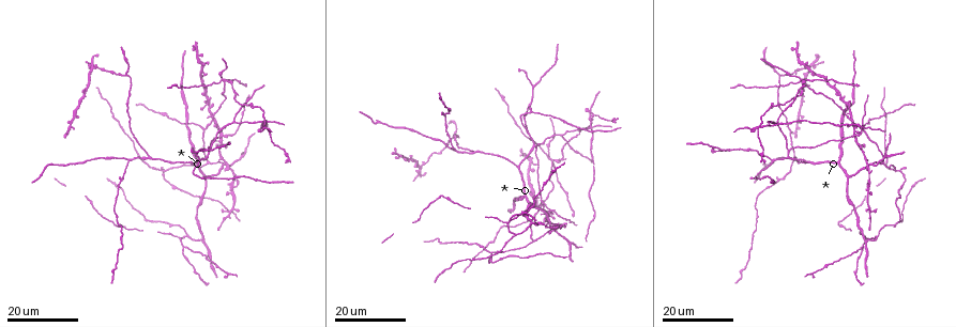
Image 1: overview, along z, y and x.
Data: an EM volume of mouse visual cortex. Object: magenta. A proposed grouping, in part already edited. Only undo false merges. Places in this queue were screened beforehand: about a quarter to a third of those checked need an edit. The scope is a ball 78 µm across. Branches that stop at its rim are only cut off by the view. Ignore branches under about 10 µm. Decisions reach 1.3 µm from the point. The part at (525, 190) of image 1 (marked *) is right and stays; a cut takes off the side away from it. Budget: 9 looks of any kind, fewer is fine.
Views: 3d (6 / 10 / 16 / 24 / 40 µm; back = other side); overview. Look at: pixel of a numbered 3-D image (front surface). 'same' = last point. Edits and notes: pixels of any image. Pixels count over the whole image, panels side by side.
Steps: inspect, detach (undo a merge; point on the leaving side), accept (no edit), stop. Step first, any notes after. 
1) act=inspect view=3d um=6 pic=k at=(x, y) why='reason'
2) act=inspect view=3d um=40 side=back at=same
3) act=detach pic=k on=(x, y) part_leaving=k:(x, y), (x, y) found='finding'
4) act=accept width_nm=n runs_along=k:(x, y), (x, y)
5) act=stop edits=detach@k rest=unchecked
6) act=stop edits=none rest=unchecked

act=inspect view=3d um=24 pic=1 at=(788, 151) why='branch point'

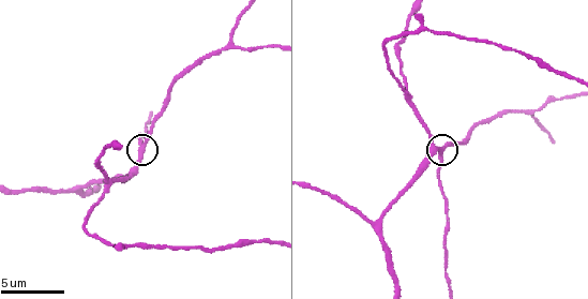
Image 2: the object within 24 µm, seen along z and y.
act=inspect view=3d um=6 pic=2 at=(444, 150)

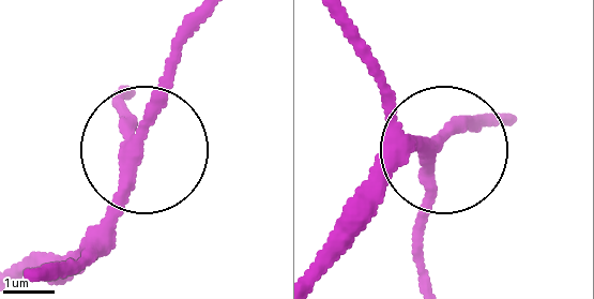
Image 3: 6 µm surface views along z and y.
act=accept width_nm=250 runs_along=3:(315, 255), (392, 166), (502, 119) found='continuous, no second cell'

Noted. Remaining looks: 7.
act=inspect view=3d um=24 pic=1 at=(512, 221) why='two arms in line, one across'

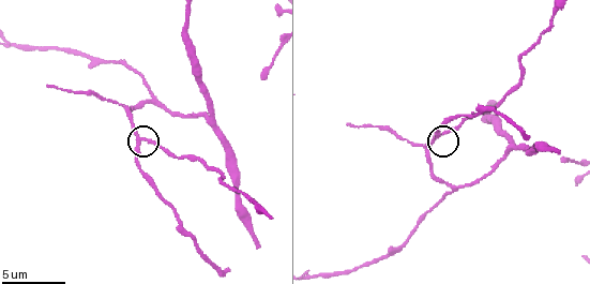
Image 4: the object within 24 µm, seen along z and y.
act=inspect view=3d um=10 pic=4 at=(138, 141)

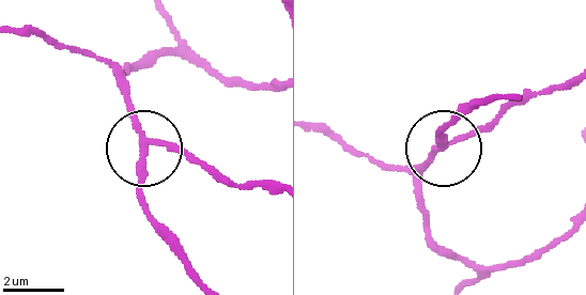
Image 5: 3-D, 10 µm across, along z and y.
act=detach pic=5 on=(194, 162) width_nm=190 part_leaving=5:(159, 141), (234, 182), (273, 187) found='a second cell is stuck on'

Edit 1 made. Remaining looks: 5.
act=inspect view=3d um=16 pic=1 at=(536, 239) why='arms part here'

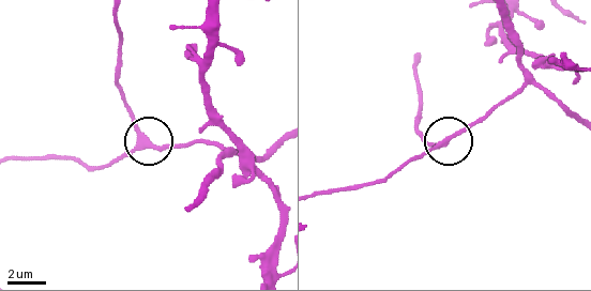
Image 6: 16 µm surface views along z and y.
act=inspect view=3d um=10 pic=6 at=(138, 144)

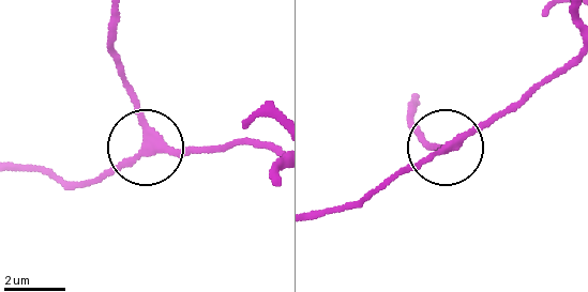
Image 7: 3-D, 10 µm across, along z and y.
act=inspect view=3d um=10 side=back pic=7 at=(148, 143)

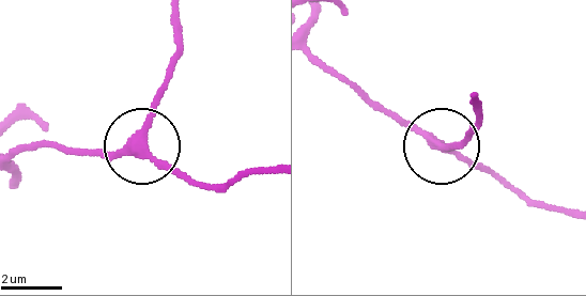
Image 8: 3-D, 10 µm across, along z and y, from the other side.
act=accept width_nm=270 runs_along=8:(309, 50), (496, 177) found='continuous, no second cell'

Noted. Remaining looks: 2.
act=stop edits=detach@5 rest=unchecked

